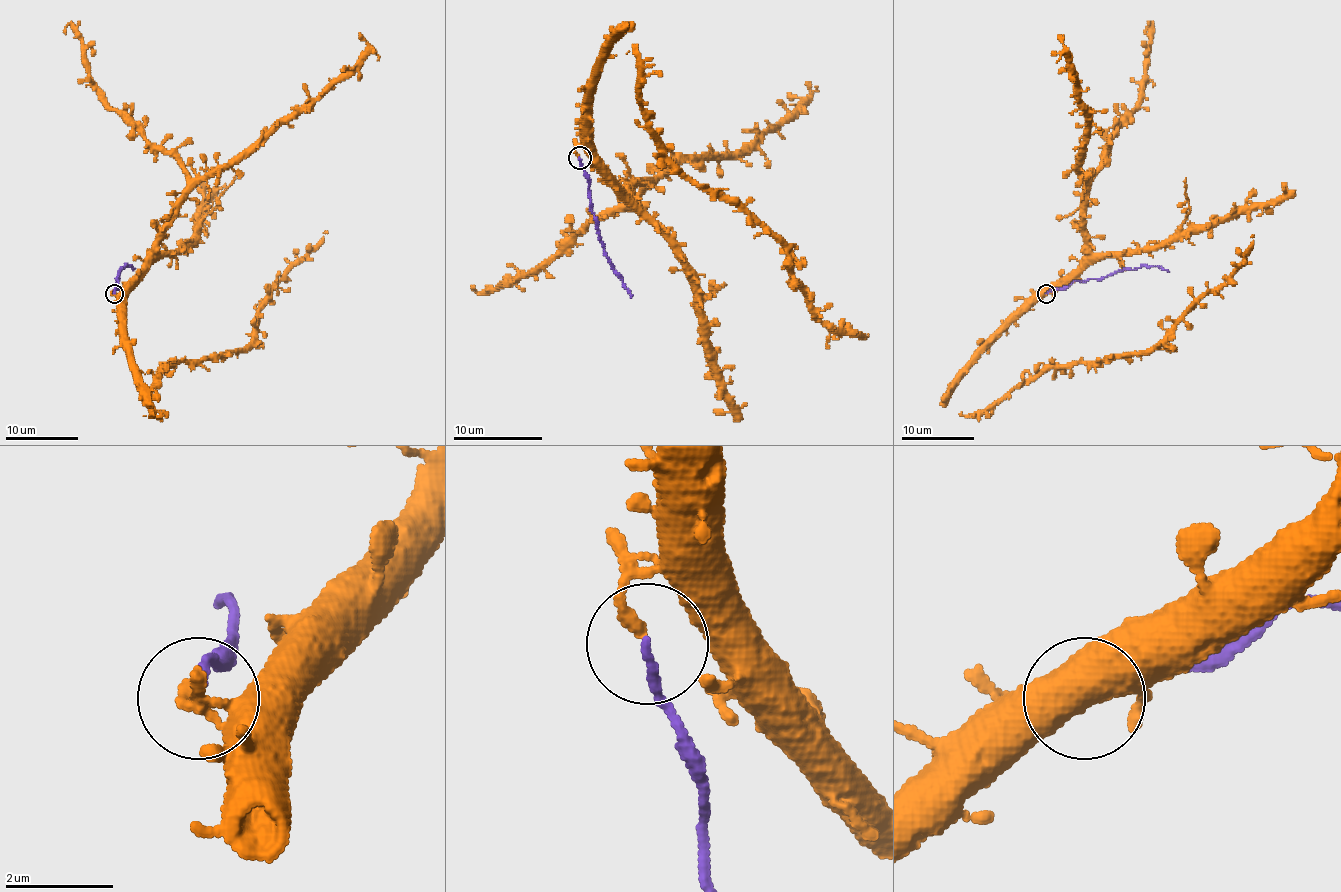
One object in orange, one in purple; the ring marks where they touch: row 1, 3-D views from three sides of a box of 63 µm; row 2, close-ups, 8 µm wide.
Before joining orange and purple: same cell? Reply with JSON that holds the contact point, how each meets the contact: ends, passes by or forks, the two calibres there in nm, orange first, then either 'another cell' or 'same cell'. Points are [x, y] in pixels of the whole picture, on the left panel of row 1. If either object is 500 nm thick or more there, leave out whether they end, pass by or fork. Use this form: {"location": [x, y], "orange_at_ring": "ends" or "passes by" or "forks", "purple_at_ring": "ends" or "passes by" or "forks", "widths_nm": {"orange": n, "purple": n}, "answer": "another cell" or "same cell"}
{"location": [114, 294], "orange_at_ring": "ends", "purple_at_ring": "ends", "widths_nm": {"orange": 240, "purple": 130}, "answer": "another cell"}

